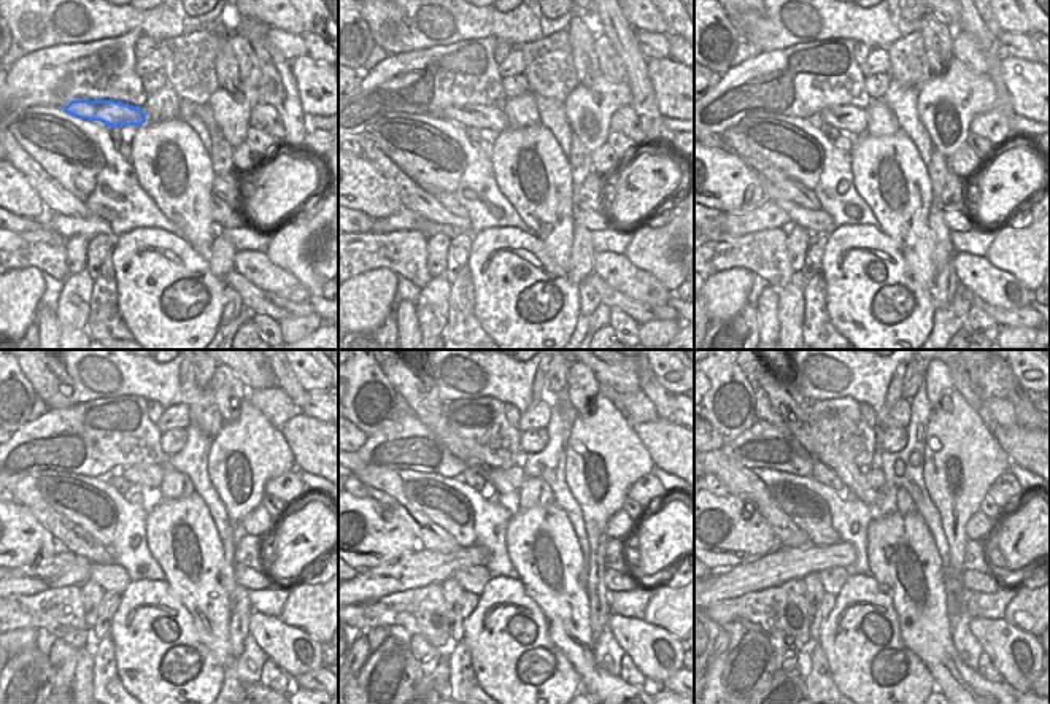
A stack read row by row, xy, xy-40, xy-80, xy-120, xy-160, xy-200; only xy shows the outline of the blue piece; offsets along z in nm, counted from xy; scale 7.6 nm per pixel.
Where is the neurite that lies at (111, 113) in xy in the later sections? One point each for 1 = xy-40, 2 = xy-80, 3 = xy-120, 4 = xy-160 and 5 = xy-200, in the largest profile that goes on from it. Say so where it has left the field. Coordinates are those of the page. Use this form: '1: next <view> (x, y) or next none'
1: next xy-40 (470, 115)
2: next xy-80 (853, 121)
3: next xy-120 (143, 475)
4: next xy-160 (513, 475)
5: next xy-200 (876, 477)

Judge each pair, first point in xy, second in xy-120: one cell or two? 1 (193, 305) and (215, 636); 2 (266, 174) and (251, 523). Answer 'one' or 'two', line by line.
1: two
2: two

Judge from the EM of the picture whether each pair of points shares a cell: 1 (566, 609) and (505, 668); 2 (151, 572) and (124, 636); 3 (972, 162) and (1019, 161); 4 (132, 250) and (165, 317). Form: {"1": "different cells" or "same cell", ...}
{"1": "different cells", "2": "different cells", "3": "different cells", "4": "same cell"}

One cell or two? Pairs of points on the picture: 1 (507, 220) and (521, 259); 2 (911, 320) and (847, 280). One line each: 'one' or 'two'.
1: two
2: one

